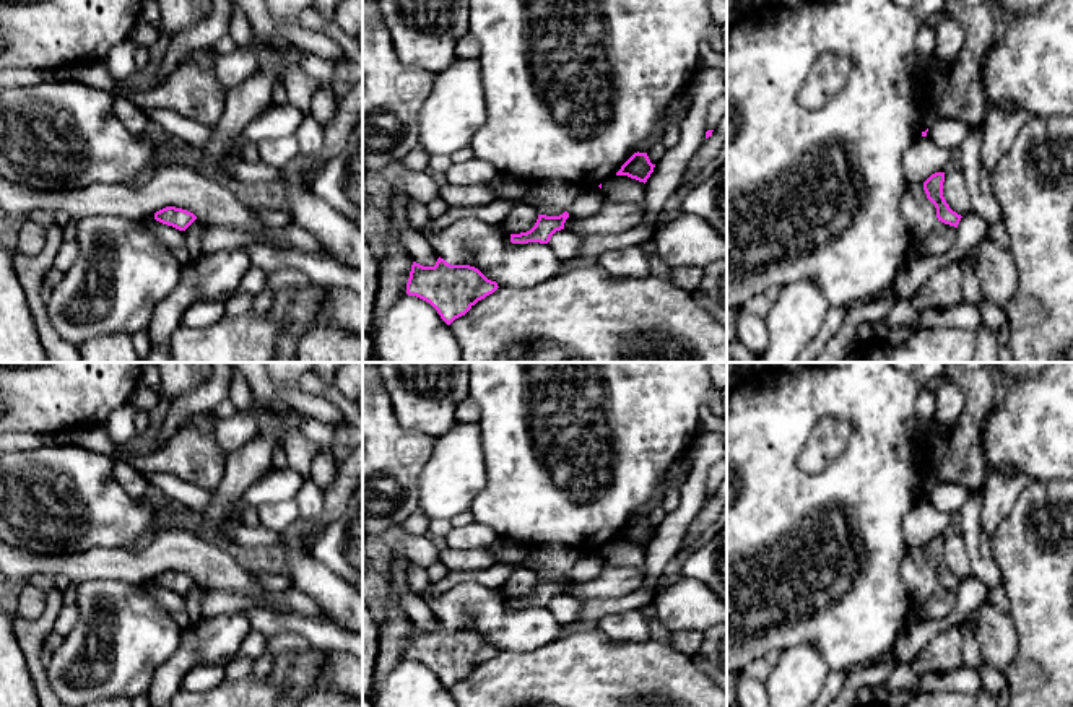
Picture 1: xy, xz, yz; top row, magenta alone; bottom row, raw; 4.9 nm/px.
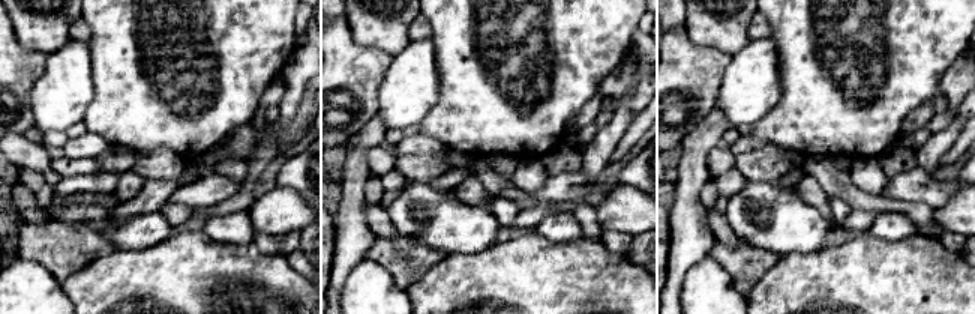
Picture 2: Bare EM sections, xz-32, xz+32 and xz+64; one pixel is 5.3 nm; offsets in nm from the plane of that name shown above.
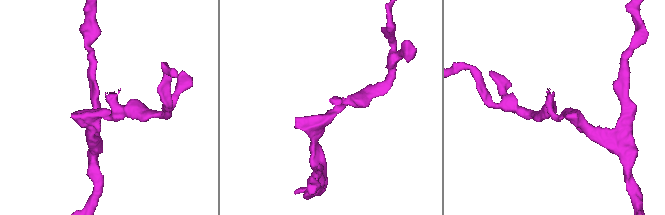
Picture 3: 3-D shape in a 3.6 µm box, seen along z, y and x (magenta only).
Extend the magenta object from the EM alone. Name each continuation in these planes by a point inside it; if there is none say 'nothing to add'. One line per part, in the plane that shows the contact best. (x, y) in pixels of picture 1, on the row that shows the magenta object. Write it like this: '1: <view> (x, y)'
1: yz (927, 116)

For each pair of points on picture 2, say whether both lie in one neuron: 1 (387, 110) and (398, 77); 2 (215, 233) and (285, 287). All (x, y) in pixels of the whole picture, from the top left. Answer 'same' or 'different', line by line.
1: same
2: different

